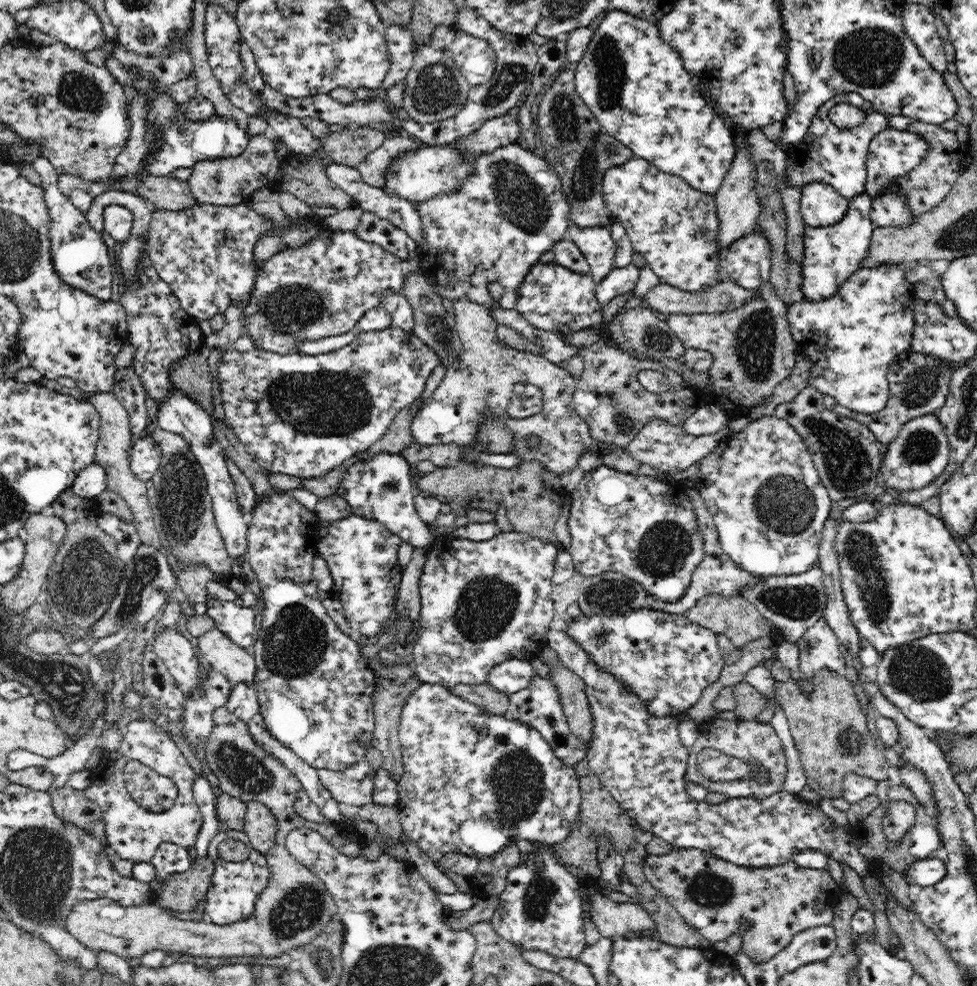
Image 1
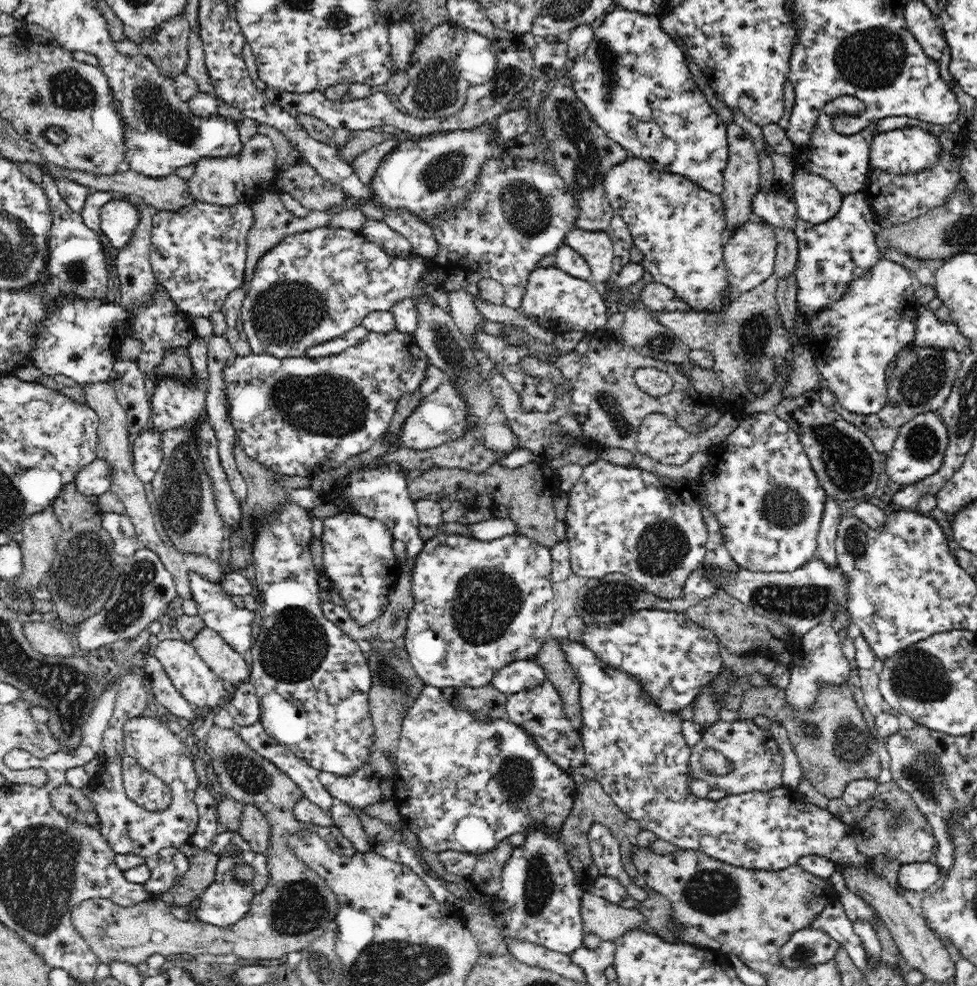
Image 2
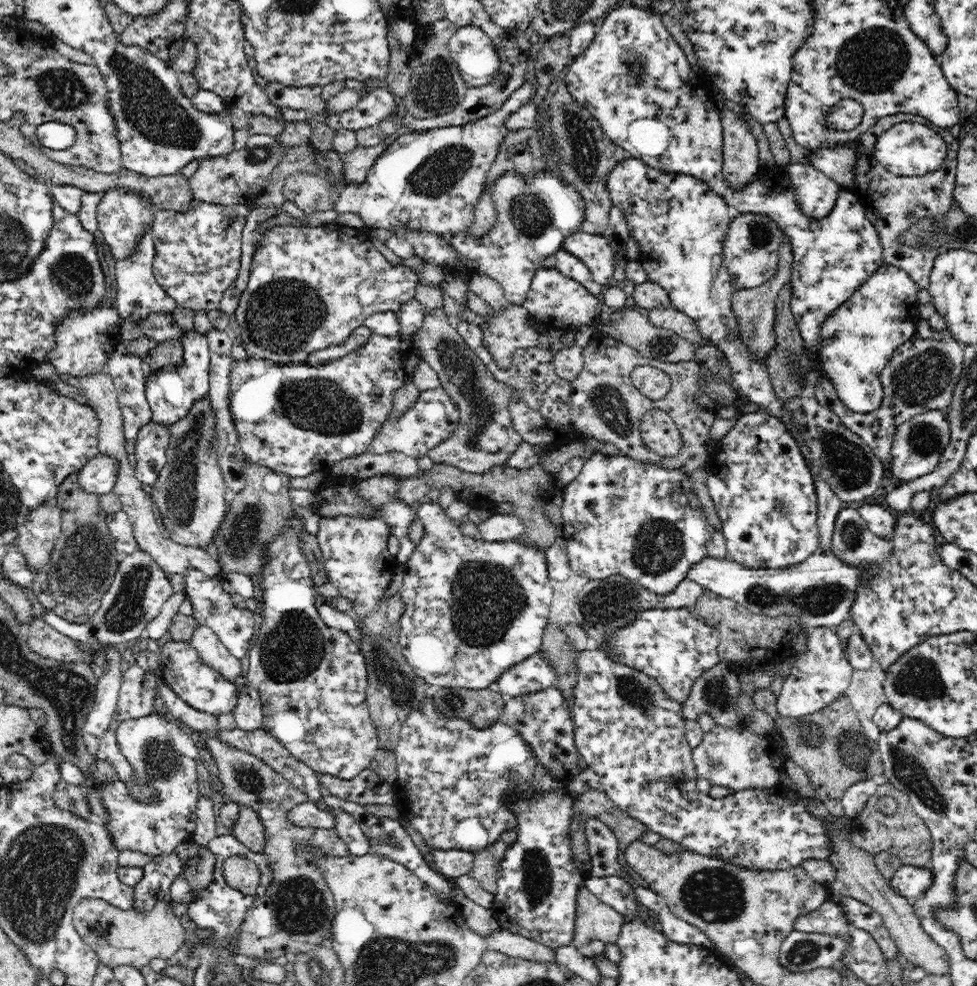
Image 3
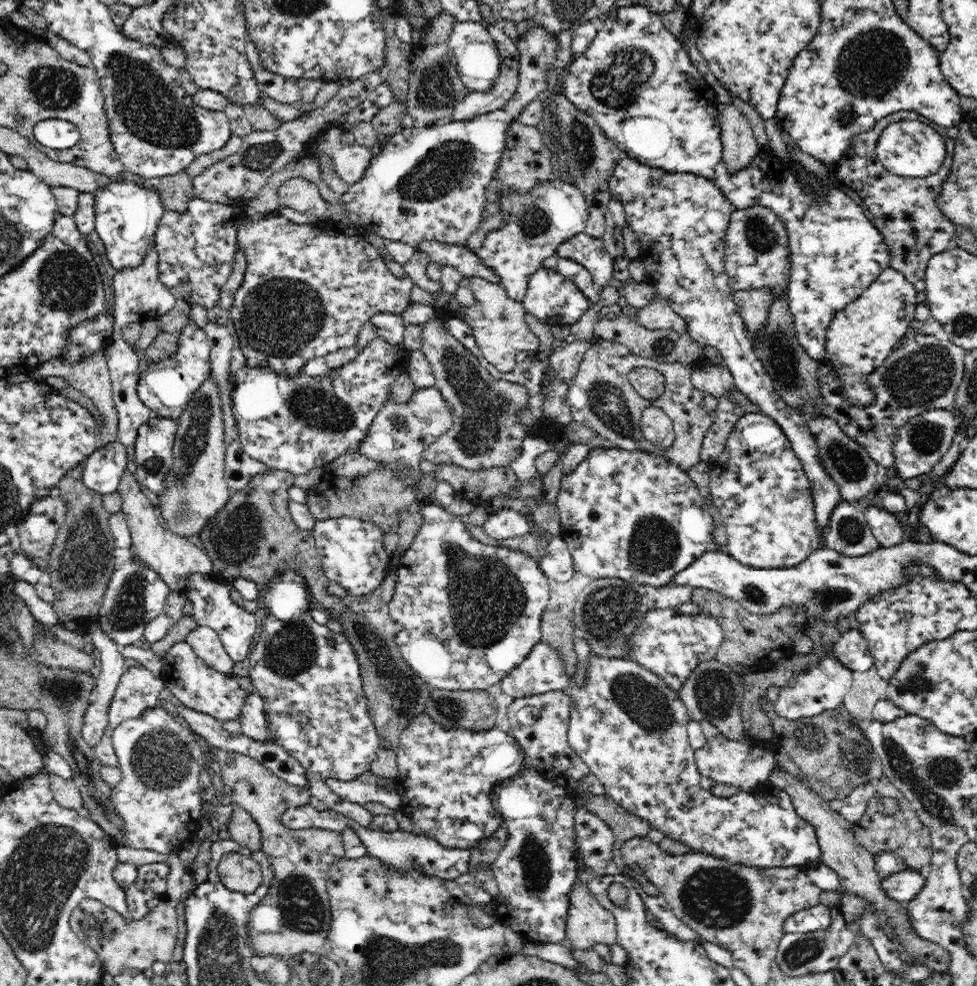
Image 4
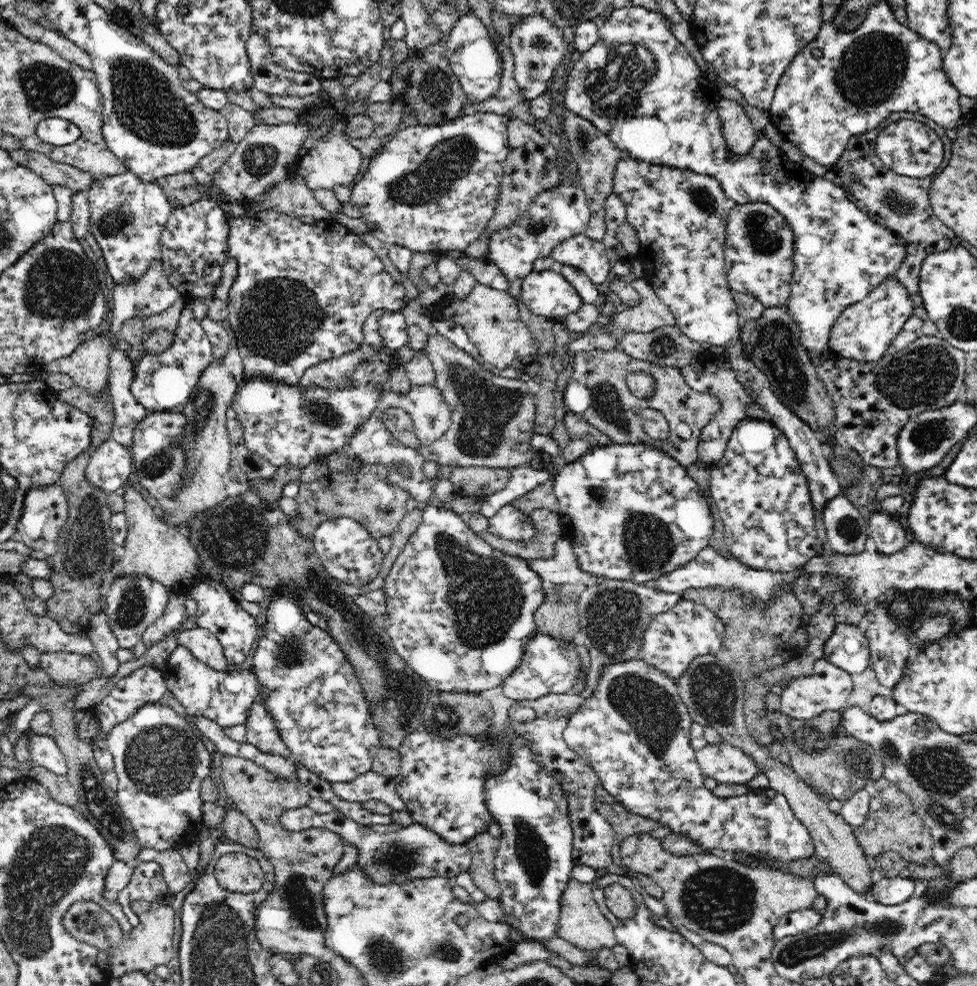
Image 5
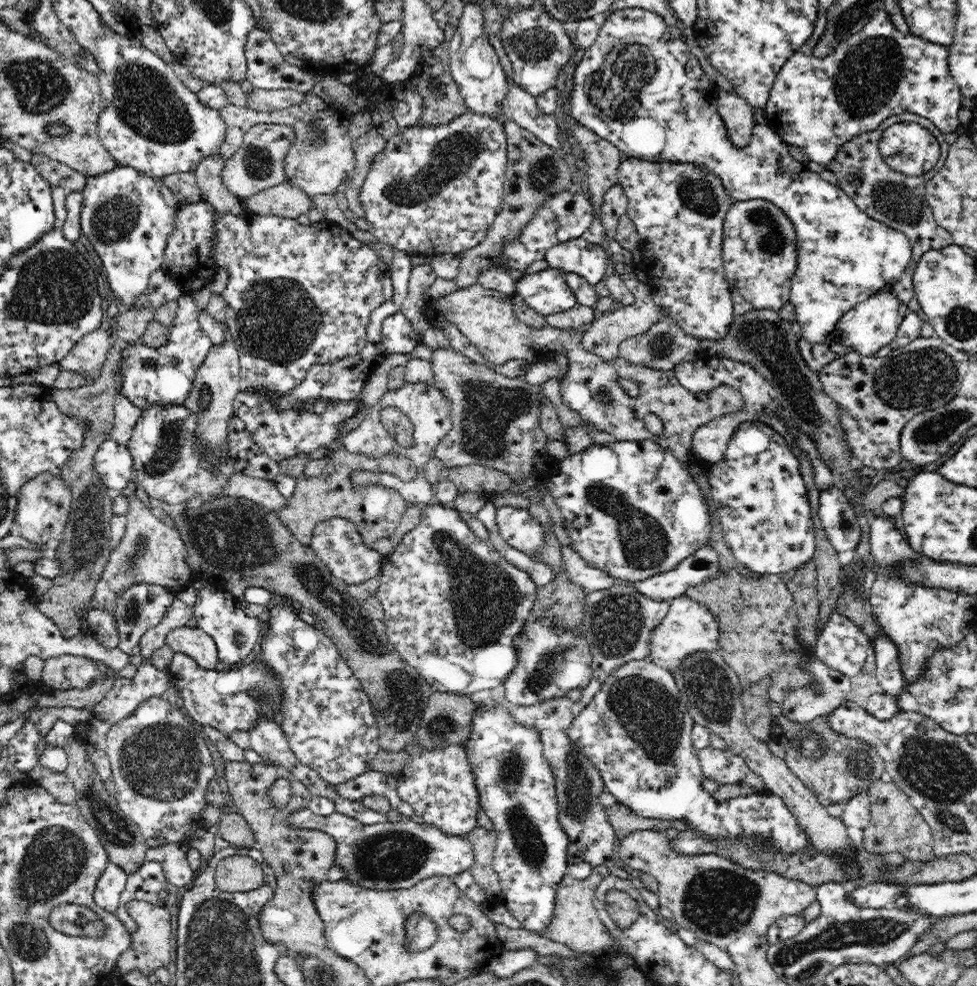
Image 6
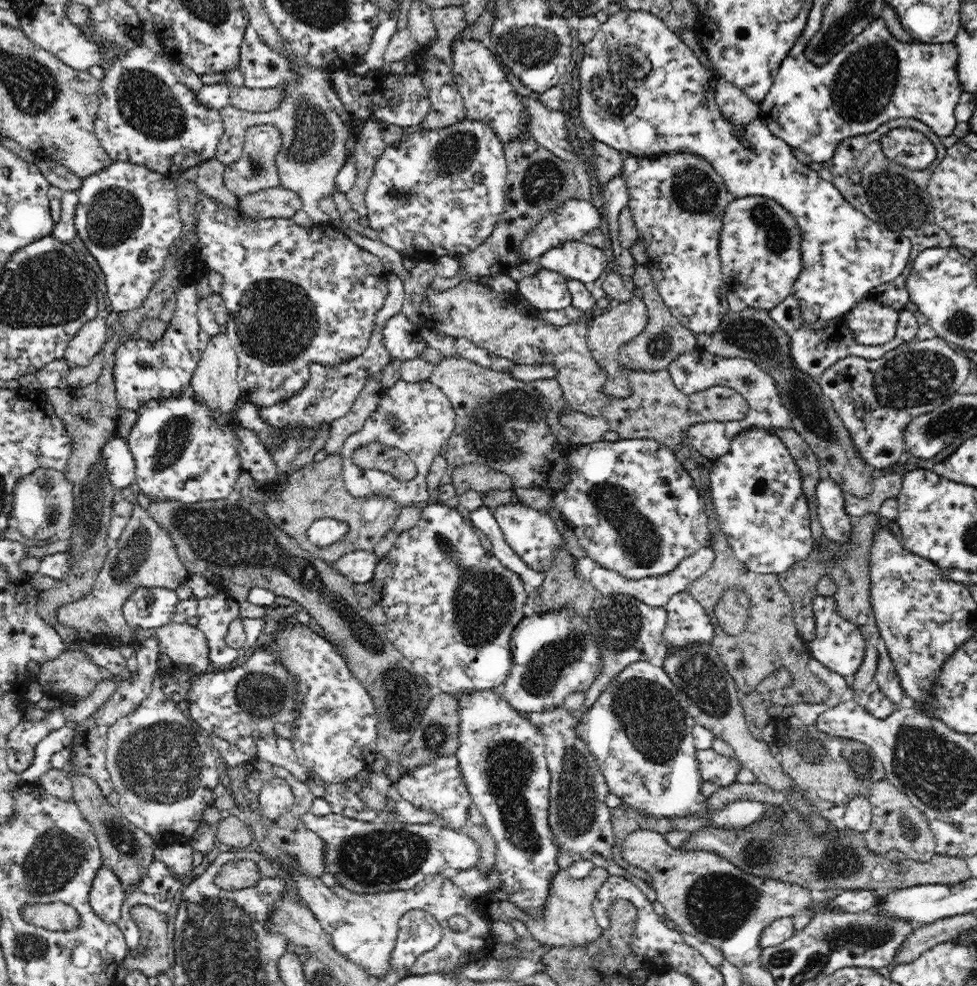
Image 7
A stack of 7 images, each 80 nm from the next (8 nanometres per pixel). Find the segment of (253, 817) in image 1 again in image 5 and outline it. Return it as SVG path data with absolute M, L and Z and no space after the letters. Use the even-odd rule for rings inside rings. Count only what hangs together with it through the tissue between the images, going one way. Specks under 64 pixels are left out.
M228 807L220 826L223 828L224 838L231 840L236 845L258 849L258 833L245 814L233 807Z

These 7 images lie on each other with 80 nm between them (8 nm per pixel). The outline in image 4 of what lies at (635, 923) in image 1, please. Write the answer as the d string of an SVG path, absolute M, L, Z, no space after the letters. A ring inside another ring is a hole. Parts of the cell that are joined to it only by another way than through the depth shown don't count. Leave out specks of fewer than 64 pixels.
M577 880L569 894L569 911L565 918L566 940L580 950L591 950L594 944L617 943L616 923L585 883Z

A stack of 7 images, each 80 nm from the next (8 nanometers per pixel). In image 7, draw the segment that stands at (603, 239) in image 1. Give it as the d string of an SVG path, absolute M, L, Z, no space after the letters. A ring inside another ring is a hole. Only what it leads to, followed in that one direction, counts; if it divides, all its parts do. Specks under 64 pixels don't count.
M567 241L540 256L539 265L553 270L567 280L578 280L591 286L608 268L610 258L601 249L581 241Z

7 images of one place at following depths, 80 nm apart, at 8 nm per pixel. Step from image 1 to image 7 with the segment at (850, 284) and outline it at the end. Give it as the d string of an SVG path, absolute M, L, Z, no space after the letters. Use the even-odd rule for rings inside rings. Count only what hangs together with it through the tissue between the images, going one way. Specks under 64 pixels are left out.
M864 300L846 313L846 323L856 342L875 347L895 337L899 314L900 310Z

